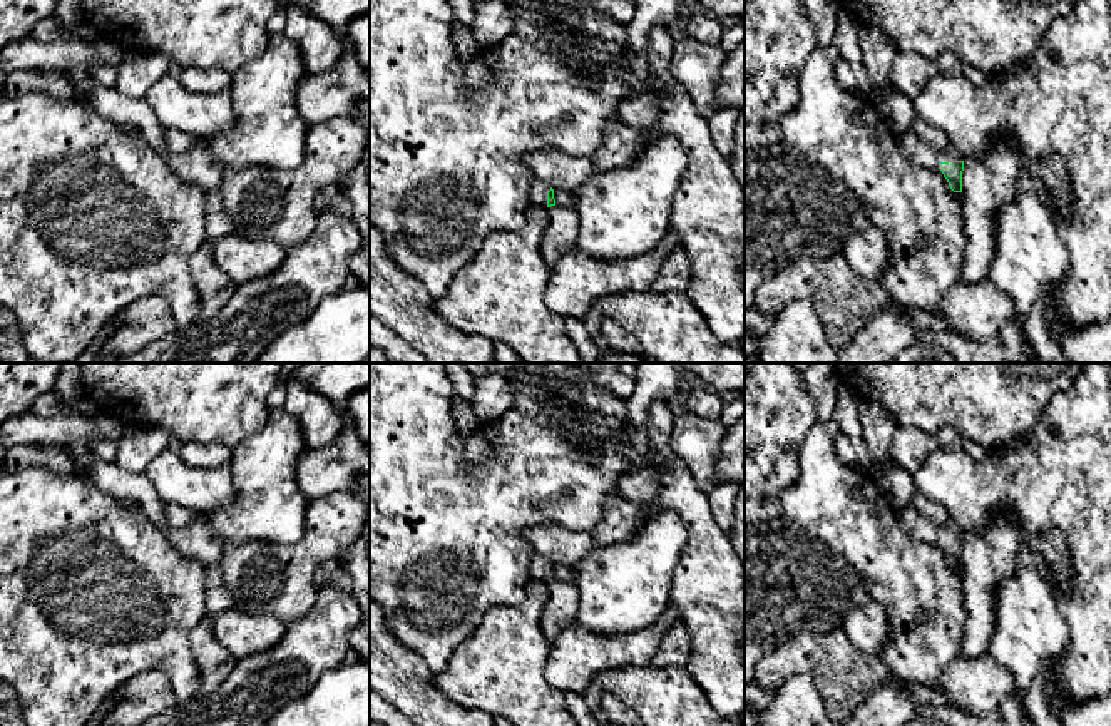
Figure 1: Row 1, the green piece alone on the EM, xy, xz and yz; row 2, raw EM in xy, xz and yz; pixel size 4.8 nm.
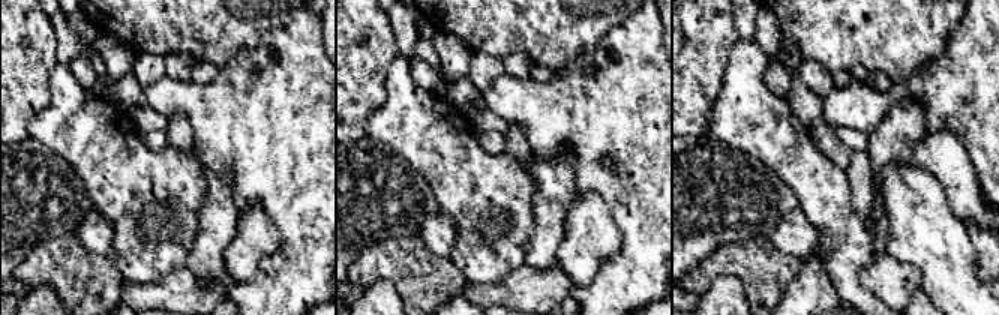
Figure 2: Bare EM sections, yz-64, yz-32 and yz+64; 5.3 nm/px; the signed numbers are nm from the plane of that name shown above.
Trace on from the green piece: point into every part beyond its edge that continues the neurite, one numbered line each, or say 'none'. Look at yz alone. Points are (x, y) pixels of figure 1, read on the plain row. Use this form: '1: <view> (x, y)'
1: yz (952, 529)

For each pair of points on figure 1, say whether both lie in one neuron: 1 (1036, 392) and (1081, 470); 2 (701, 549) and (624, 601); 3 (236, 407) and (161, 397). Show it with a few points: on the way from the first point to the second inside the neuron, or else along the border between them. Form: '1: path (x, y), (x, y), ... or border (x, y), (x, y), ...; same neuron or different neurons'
1: border (1073, 380), (1053, 398), (1038, 424), (1021, 439); different neurons
2: border (685, 529), (685, 544), (673, 572), (668, 603); different neurons
3: path (218, 397), (179, 397); same neuron

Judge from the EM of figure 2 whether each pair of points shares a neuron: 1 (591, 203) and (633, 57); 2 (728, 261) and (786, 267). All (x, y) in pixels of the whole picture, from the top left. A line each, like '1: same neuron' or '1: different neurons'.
1: different neurons
2: same neuron

